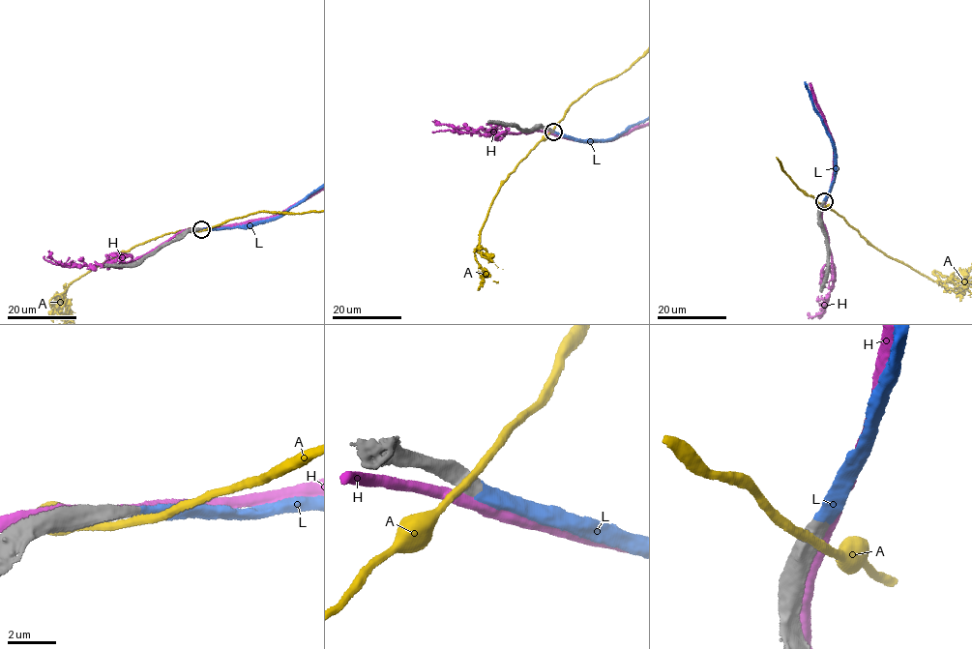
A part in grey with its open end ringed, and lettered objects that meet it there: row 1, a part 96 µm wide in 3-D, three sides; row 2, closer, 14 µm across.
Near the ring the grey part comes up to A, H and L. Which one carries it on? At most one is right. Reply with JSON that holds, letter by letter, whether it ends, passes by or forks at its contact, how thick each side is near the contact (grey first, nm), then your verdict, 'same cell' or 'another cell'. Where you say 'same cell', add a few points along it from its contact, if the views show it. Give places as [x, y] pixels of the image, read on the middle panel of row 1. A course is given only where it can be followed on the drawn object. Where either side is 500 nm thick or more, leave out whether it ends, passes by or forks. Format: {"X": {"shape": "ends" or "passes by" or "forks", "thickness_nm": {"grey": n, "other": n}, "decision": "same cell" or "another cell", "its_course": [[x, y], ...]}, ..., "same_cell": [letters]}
{"A": {"thickness_nm": {"grey": 750, "other": 320}, "decision": "another cell"}, "H": {"thickness_nm": {"grey": 600, "other": 440}, "decision": "another cell"}, "L": {"thickness_nm": {"grey": 550, "other": 550}, "decision": "same cell"}, "same_cell": ["L"]}

